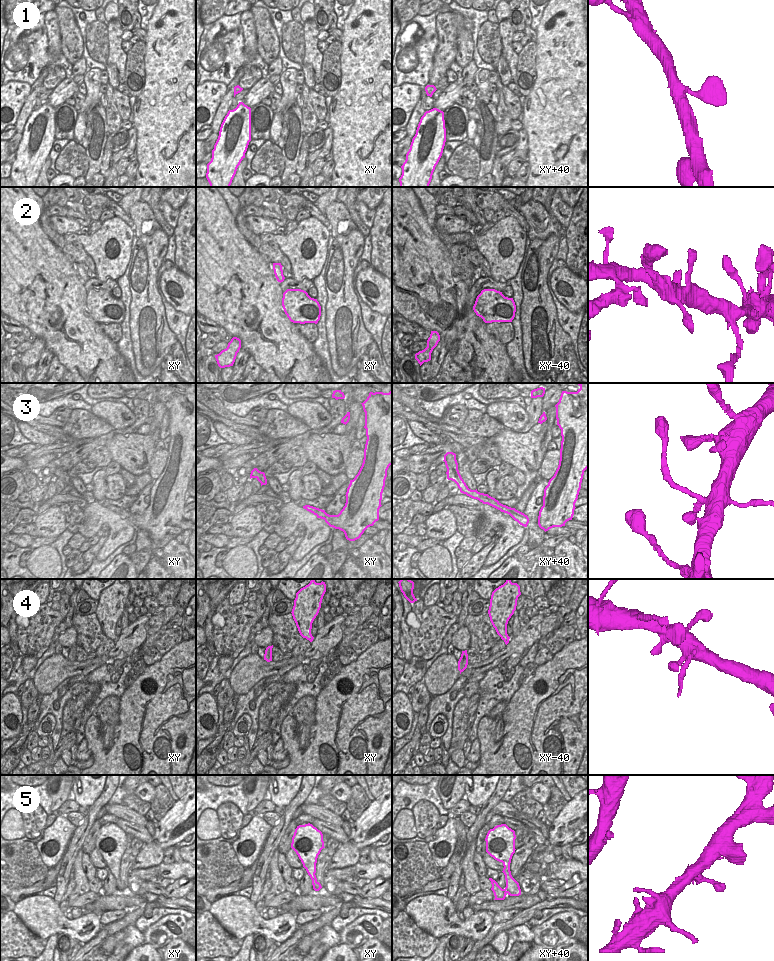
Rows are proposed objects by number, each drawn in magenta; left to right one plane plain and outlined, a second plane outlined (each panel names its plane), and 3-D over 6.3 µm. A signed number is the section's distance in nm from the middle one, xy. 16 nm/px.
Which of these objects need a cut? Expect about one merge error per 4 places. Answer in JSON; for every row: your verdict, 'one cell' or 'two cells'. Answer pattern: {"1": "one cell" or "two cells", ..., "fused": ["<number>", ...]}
{"1": "one cell", "2": "one cell", "3": "one cell", "4": "one cell", "5": "one cell", "fused": []}

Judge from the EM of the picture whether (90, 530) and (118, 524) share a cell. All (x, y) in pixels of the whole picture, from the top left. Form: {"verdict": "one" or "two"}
{"verdict": "one"}

